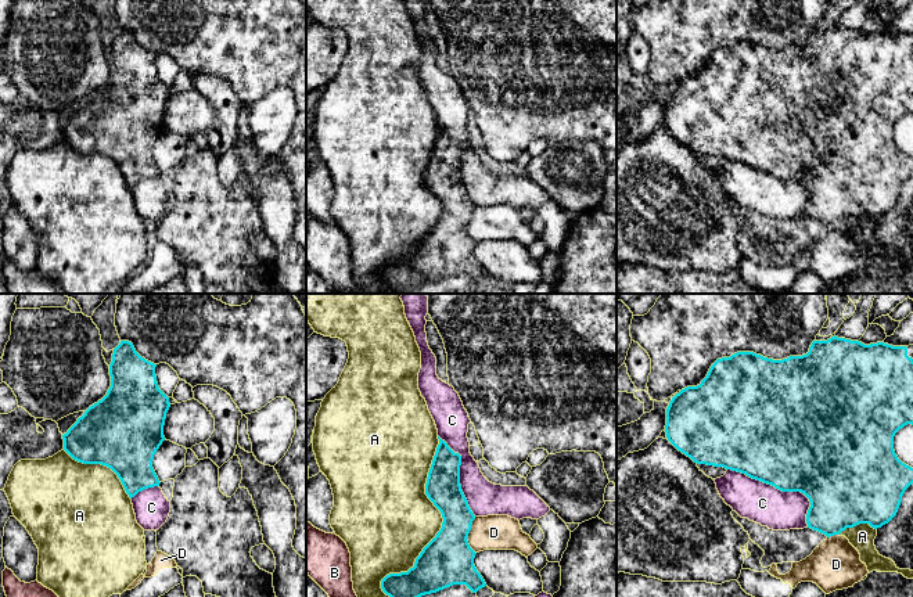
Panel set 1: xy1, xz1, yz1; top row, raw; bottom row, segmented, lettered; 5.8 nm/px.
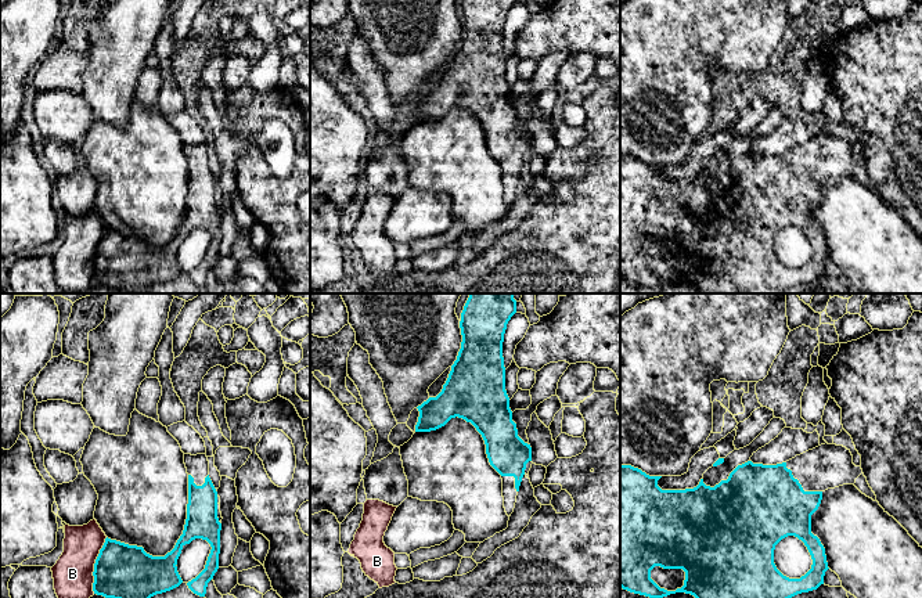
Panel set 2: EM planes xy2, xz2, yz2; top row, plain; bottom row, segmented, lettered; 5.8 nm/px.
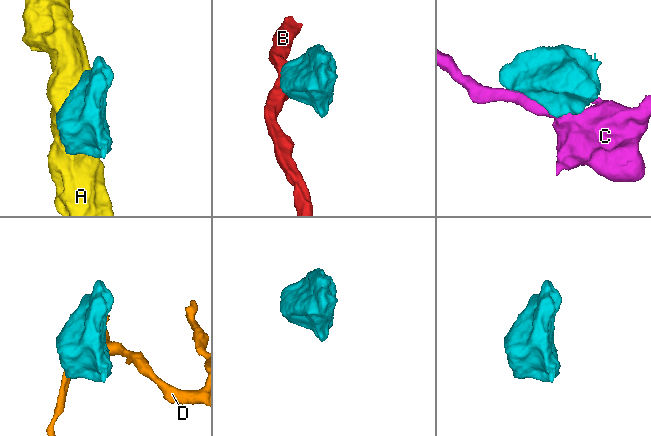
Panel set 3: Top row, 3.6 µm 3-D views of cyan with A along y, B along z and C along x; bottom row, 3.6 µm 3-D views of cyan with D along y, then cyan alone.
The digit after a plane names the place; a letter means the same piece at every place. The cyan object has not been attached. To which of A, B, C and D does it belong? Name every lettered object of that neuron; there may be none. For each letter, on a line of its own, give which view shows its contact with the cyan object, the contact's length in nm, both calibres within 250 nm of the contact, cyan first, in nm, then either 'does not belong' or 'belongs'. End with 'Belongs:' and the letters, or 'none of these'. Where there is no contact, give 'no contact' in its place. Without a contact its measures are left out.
A: xz1 | 950 nm | 300/420 nm | does not belong
B: xy2 | 340 nm | 320/240 nm | does not belong
C: yz1 | 600 nm | 480/240 nm | does not belong
D: xz1 | 220 nm | 300/200 nm | does not belong
Belongs: none of these

